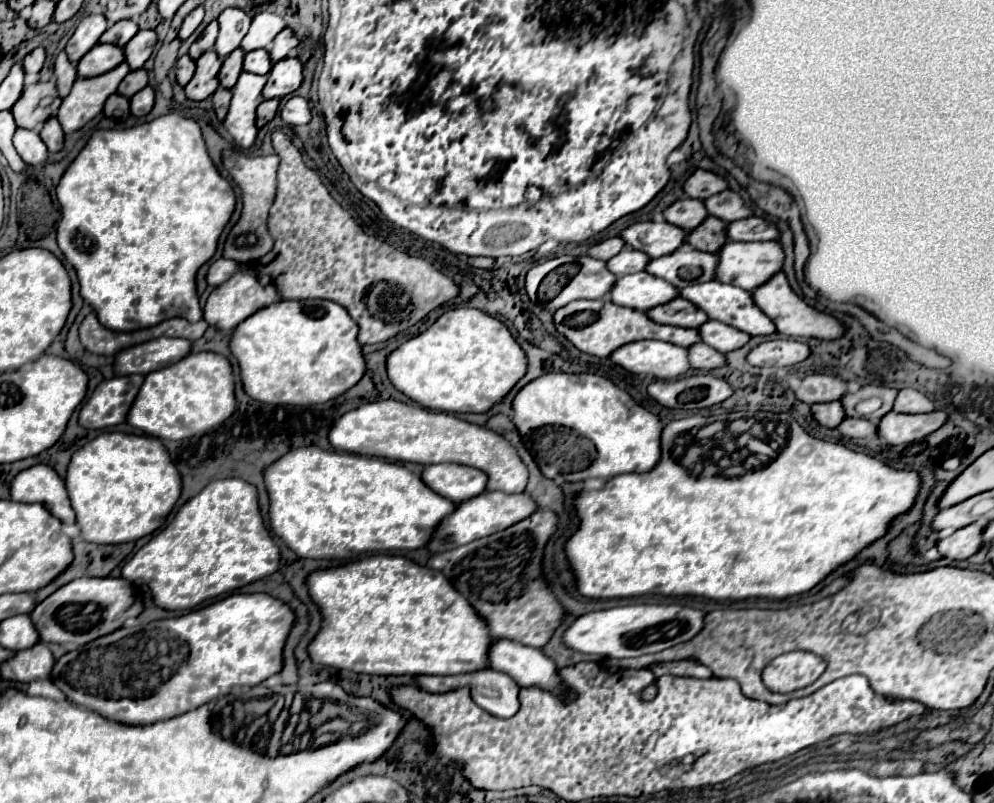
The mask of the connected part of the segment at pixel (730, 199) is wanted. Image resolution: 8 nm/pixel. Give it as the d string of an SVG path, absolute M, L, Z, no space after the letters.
M722 191L718 195L712 195L708 201L706 201L706 209L726 221L726 223L732 223L732 221L738 221L738 219L746 219L750 215L754 215L754 211L744 203L744 199L734 193L734 191Z

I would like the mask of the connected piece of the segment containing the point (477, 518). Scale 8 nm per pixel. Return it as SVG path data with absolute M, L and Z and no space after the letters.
M486 491L470 501L464 501L458 505L458 509L446 517L442 521L442 525L438 527L438 533L432 537L432 541L428 543L428 551L432 553L444 553L444 551L450 551L450 549L456 549L460 545L466 545L470 541L476 541L476 539L482 539L482 537L488 537L496 531L504 531L506 527L530 517L534 511L538 509L536 501L526 495L526 493L518 493L518 495L506 495L502 491Z

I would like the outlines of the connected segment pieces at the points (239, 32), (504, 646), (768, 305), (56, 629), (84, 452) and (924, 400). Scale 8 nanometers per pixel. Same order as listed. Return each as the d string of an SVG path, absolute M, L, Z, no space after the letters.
M224 9L218 17L220 23L220 35L214 45L218 57L226 57L226 53L232 53L234 49L240 47L242 37L250 29L252 17L244 13L242 9Z
M494 641L492 647L490 647L488 663L490 663L492 669L498 669L498 671L514 677L518 687L536 687L536 689L542 689L546 693L552 693L554 697L558 697L564 703L574 699L574 691L570 691L564 685L564 681L560 681L558 669L556 669L554 661L550 657L546 657L542 653L542 649L532 649L532 647L526 647L526 645L518 645L516 641Z
M782 271L776 273L768 283L758 287L752 293L752 299L774 321L778 333L782 333L786 337L814 337L814 339L832 341L832 339L840 339L846 333L846 327L844 327L844 323L840 319L810 307L802 297L798 297L792 291L792 287L790 287L790 283L788 283L788 279L786 279L786 275Z
M84 577L70 581L68 585L54 591L50 597L36 605L30 617L40 633L40 639L46 643L88 645L90 641L120 629L124 619L136 617L138 613L140 609L134 583L122 577Z
M112 431L72 455L66 489L86 541L130 543L162 527L182 493L182 479L160 439Z
M900 389L896 403L894 403L894 411L898 411L898 413L930 413L930 411L934 411L934 403L916 389Z

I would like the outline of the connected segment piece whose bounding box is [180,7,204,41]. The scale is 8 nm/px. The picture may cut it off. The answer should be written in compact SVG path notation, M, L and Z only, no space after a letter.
M196 7L196 9L184 19L182 29L180 29L180 39L186 41L186 39L198 29L198 25L202 23L202 19L204 19L204 9L202 9L202 7Z

